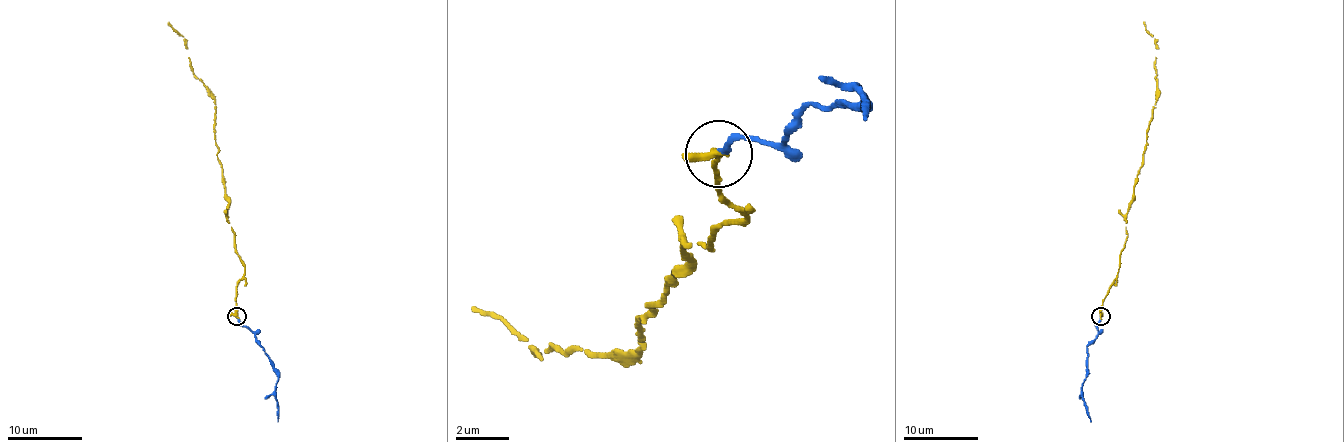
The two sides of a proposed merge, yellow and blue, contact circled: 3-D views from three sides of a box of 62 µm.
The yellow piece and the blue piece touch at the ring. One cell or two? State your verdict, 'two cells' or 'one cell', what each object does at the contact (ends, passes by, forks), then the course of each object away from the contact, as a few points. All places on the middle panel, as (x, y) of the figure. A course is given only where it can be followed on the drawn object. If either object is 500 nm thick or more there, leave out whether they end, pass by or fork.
one cell; yellow passes by; blue ends there; yellow runs (720, 155), (720, 195), (747, 215), (707, 248), (687, 248), (640, 315), (633, 355), (540, 355), (473, 308); blue runs (720, 148), (780, 142), (813, 108), (847, 108), (867, 95), (860, 88), (867, 122)

